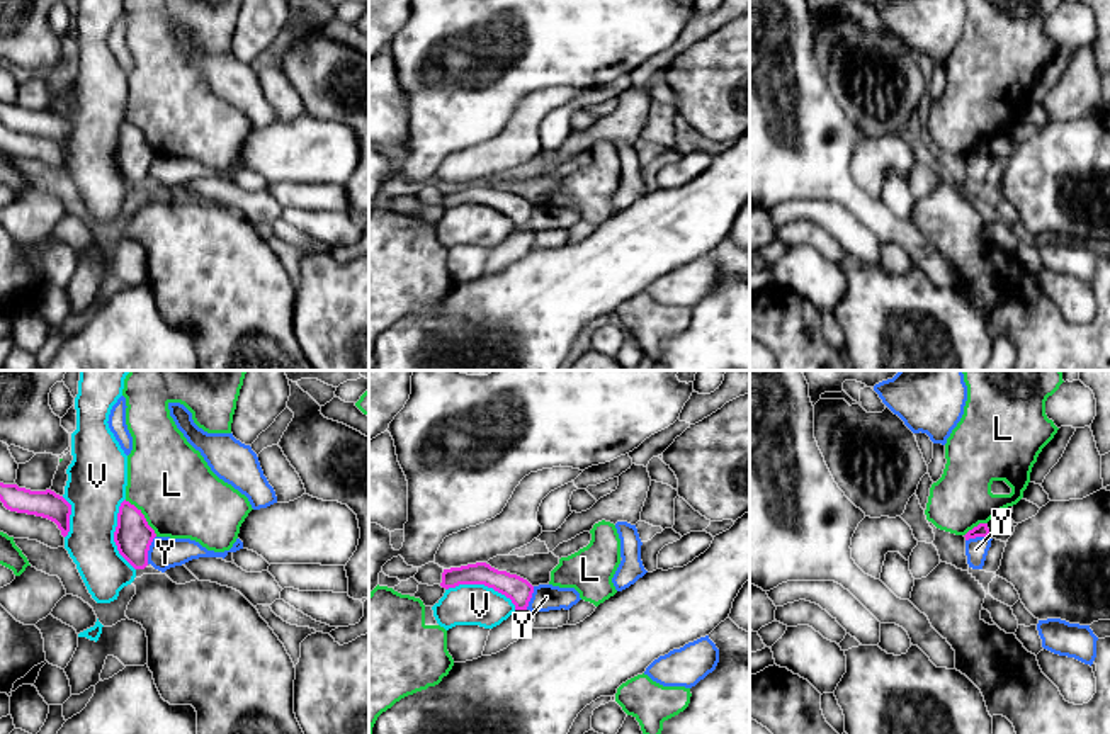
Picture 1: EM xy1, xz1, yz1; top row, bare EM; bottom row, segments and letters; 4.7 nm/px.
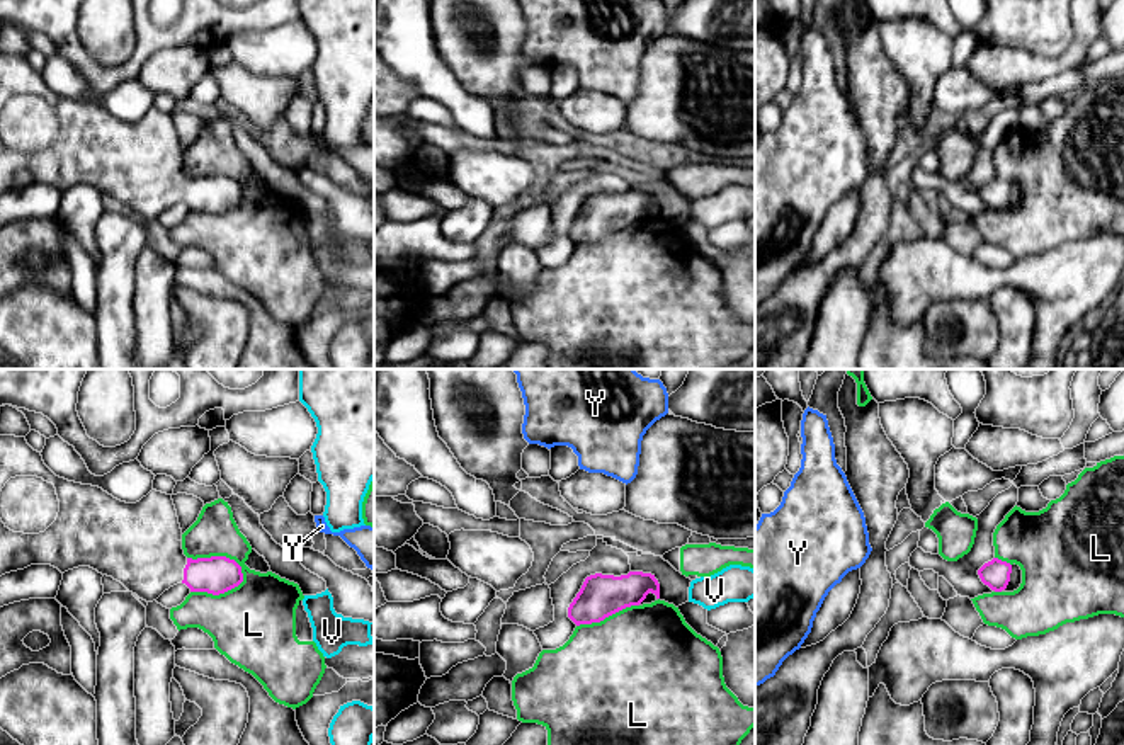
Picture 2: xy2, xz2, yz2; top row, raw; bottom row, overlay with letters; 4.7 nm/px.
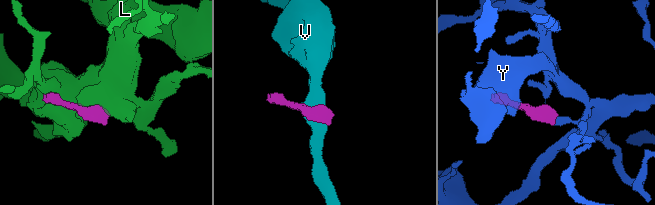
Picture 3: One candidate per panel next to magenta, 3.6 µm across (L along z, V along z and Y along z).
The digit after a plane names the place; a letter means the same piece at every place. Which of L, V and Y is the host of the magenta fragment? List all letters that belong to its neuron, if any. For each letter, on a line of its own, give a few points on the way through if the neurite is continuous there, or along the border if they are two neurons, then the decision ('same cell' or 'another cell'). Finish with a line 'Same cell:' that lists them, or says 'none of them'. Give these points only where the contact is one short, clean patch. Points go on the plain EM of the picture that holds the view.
L: another cell
V: another cell
Y: along xy1 (155, 155), (147, 182) | another cell
Same cell: none of them

